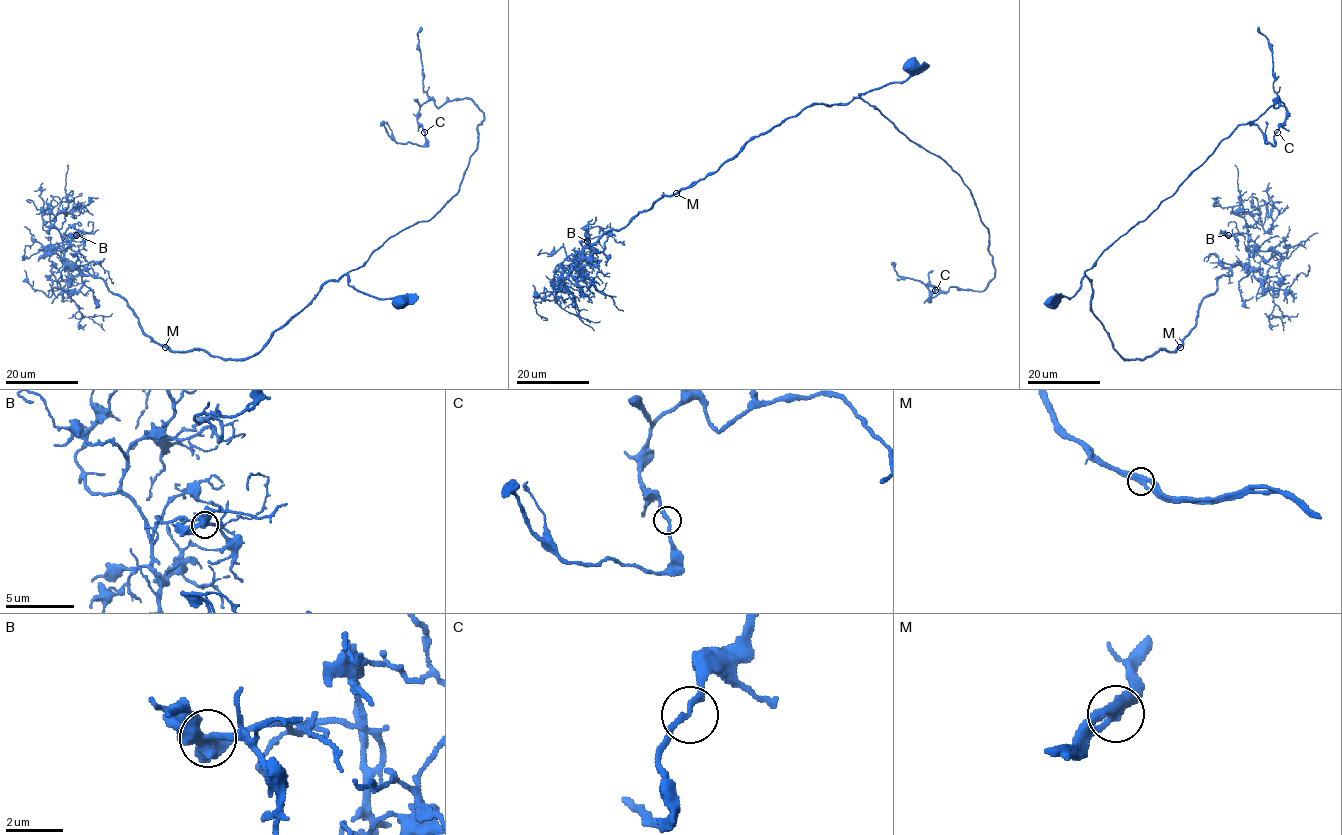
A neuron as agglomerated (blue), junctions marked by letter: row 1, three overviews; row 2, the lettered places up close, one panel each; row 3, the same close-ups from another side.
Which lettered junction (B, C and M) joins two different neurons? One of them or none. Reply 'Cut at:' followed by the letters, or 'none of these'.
Cut at: none of these

